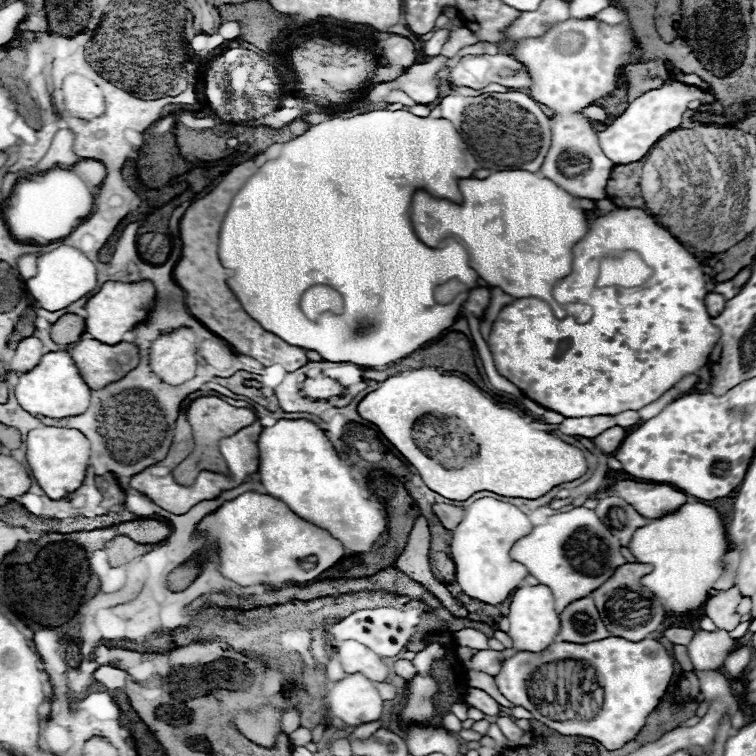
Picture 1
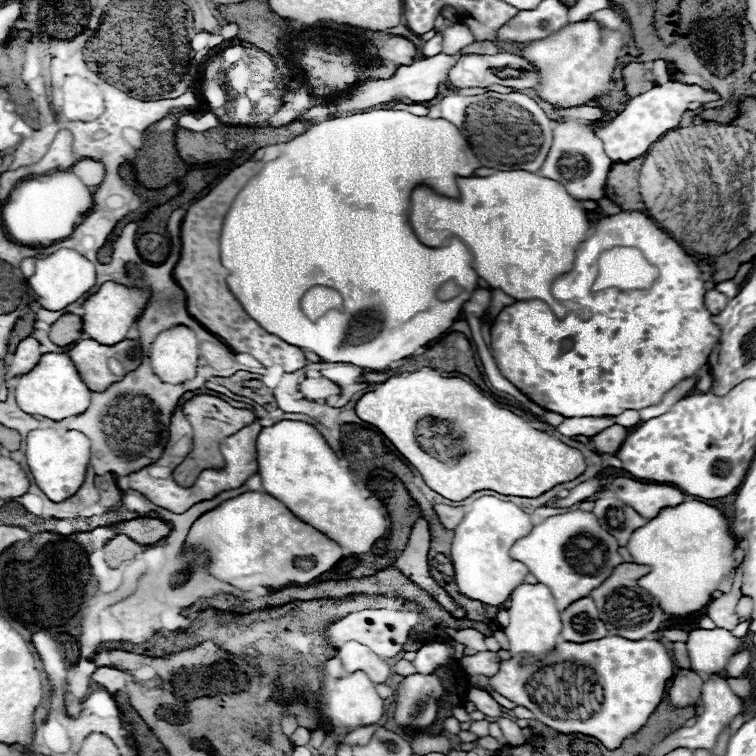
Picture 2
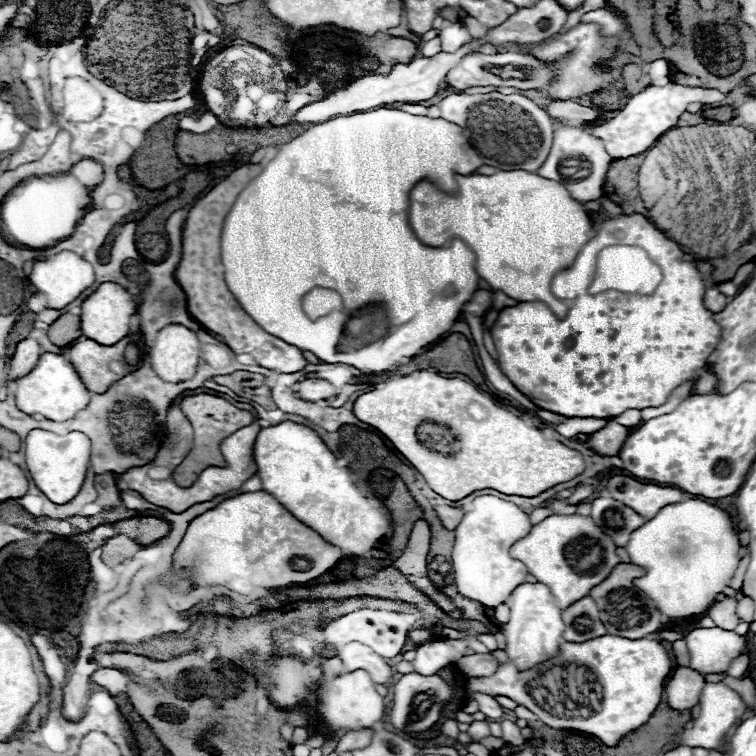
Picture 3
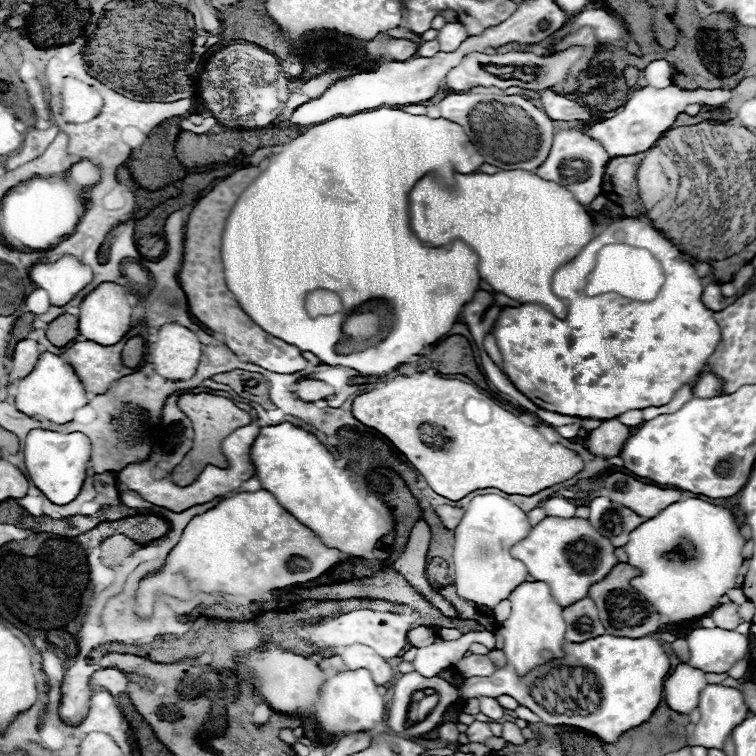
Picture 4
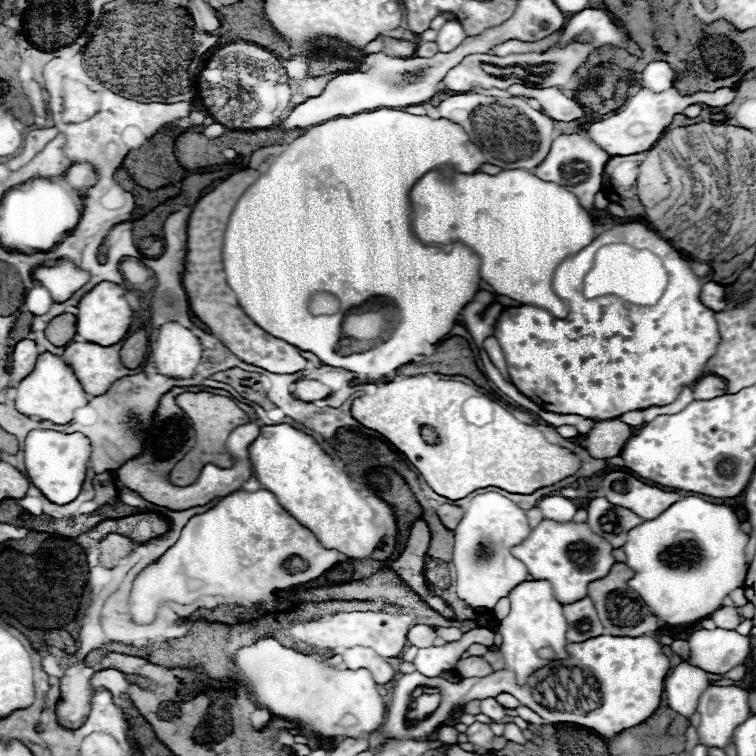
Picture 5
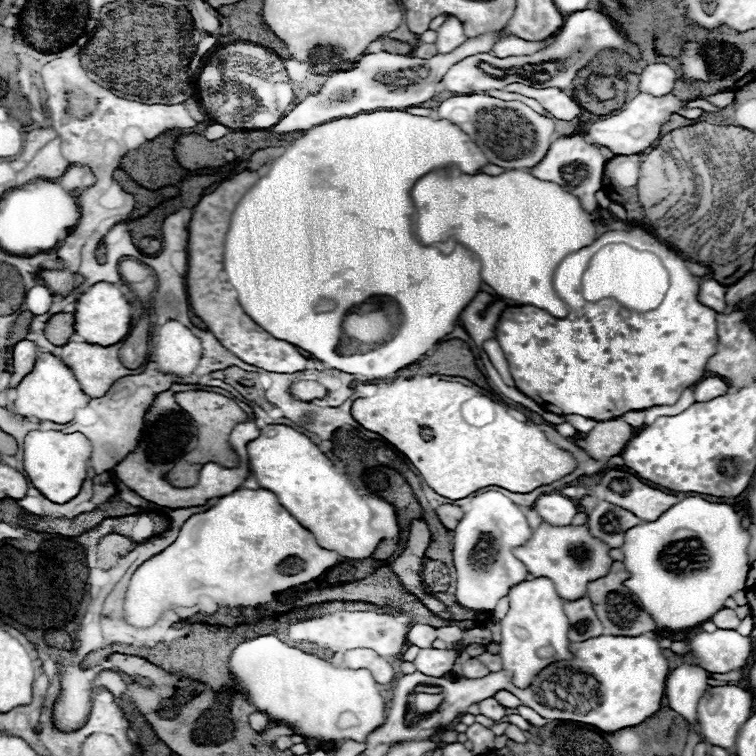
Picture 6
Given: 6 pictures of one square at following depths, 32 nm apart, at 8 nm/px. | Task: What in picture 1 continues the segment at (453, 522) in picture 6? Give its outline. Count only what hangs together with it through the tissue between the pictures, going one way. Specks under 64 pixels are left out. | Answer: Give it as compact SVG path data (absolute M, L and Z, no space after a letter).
M434 504L432 510L438 516L438 520L442 522L442 526L448 530L454 530L462 522L462 516L464 516L464 508L450 506L450 504Z

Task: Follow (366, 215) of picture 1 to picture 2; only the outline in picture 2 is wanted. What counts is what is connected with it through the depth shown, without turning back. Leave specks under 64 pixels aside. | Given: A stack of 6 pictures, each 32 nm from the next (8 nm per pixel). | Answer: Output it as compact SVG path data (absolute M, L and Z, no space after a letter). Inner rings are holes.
M378 108L378 110L370 110L370 112L360 112L360 114L350 114L350 116L336 116L330 118L326 122L320 124L312 124L304 134L296 136L294 140L286 142L280 156L266 162L264 168L244 186L242 192L238 192L234 204L230 206L224 224L222 224L222 234L220 234L220 260L224 264L224 268L228 270L226 276L226 284L230 288L230 292L236 296L236 300L242 304L242 308L248 312L248 316L252 320L256 320L266 332L282 338L284 342L298 346L302 350L310 350L314 354L320 356L322 362L344 362L344 364L354 364L358 366L362 372L382 372L386 368L392 368L396 362L416 354L420 348L424 348L430 340L438 338L440 334L444 334L460 316L462 304L466 300L470 300L470 294L478 288L478 274L472 268L472 252L470 250L434 250L430 246L424 246L412 226L410 226L410 194L414 190L414 186L418 184L428 184L432 186L436 192L446 194L456 198L458 196L458 186L456 186L456 176L472 176L474 170L480 168L478 158L472 154L472 150L468 148L466 138L460 134L460 130L444 120L444 118L428 118L428 116L414 116L410 112L404 110L390 110L390 108ZM446 282L456 282L462 292L452 298L442 302L438 298L438 290L446 284ZM314 286L328 286L334 288L336 292L340 292L342 300L344 300L344 312L342 314L326 314L324 318L318 318L316 322L308 320L308 316L302 312L300 308L300 300L306 294L306 290L314 288ZM364 314L378 314L384 322L382 330L378 336L374 336L370 342L362 342L358 346L344 346L344 338L348 336L348 328L352 324L354 318L360 318Z

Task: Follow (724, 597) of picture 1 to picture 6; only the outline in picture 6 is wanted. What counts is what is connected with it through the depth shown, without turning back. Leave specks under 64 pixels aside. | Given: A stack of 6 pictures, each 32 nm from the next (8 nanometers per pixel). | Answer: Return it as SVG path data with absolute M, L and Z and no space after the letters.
M722 608L722 612L716 612L716 614L712 616L712 622L714 622L718 628L726 628L726 630L734 628L734 630L736 630L738 624L740 624L740 618L736 616L734 610Z

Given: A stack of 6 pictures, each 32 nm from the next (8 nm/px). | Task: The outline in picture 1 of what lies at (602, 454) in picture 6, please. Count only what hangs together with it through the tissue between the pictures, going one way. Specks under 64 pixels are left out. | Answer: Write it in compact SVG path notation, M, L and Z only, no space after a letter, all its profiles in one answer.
M612 426L612 428L604 430L602 434L594 436L592 444L604 454L614 454L620 448L624 438L626 438L626 430L622 426Z

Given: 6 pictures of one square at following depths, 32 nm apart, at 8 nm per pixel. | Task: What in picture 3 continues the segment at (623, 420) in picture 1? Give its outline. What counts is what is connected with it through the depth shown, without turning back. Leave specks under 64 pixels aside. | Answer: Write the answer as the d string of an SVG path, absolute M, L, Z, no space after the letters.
M626 410L626 412L622 412L620 416L616 416L614 420L618 420L620 424L626 424L626 426L630 428L630 426L640 424L640 412L638 412L638 410Z

